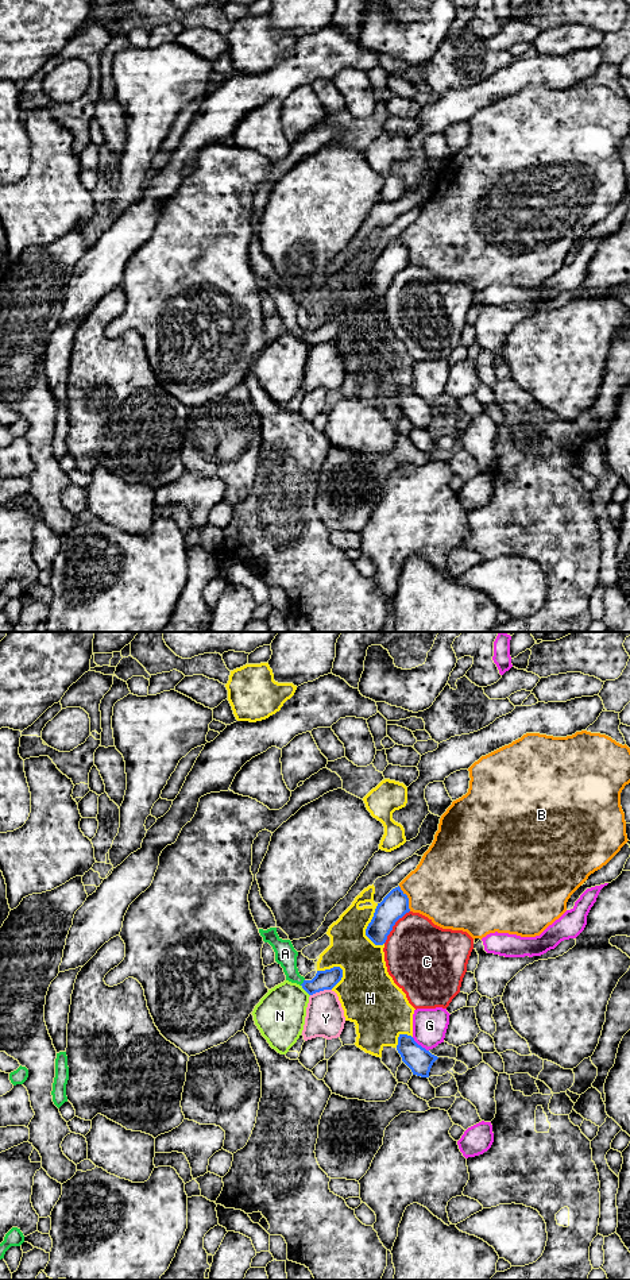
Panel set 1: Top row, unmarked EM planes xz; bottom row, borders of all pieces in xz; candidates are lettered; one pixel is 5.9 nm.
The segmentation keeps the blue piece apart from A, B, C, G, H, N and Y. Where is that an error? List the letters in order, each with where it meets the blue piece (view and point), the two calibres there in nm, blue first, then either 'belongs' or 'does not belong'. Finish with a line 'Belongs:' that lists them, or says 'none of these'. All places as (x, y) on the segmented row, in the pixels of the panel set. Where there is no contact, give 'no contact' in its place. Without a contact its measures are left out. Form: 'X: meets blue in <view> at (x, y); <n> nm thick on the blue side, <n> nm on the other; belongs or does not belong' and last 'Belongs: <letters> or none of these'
A: meets blue in xz at (304, 982); 120 nm thick on the blue side, 130 nm on the other; belongs
B: meets blue in xz at (408, 898); 160 nm thick on the blue side, 440 nm on the other; does not belong
C: meets blue in xz at (393, 925); 160 nm thick on the blue side, 420 nm on the other; does not belong
G: meets blue in xz at (420, 1045); 150 nm thick on the blue side, 200 nm on the other; does not belong
H: meets blue in xz at (367, 928); 160 nm thick on the blue side, 260 nm on the other; does not belong
N: meets blue in xz at (304, 989); 120 nm thick on the blue side, 300 nm on the other; does not belong
Y: meets blue in xz at (320, 990); 120 nm thick on the blue side, 220 nm on the other; does not belong
Belongs: A

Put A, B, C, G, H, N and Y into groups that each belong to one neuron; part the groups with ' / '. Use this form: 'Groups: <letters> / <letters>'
Groups: A / B / C / G / H / N / Y

